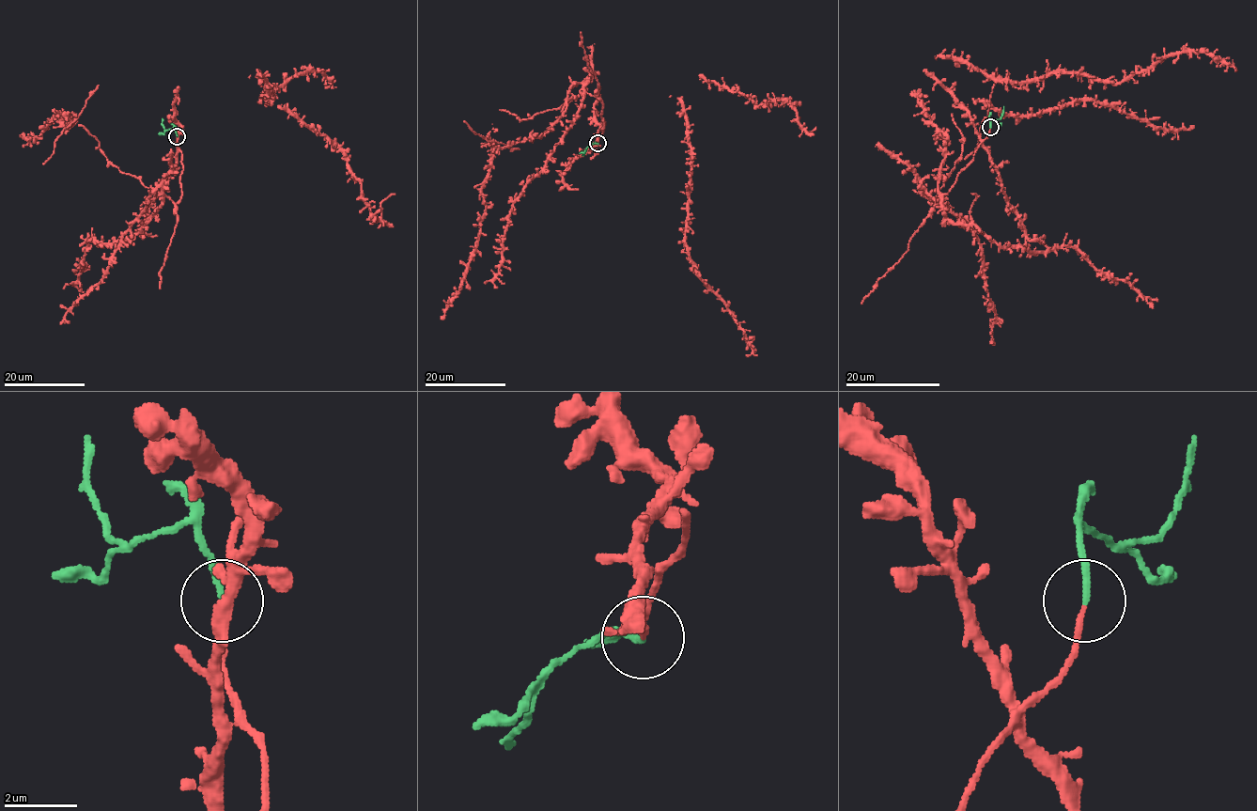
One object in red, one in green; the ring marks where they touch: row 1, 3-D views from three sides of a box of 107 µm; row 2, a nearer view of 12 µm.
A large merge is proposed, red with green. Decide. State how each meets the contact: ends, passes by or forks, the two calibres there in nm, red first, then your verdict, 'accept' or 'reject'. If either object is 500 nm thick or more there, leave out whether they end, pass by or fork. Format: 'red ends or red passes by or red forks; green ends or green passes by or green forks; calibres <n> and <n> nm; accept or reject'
red ends; green ends; calibres 150 and 180 nm; reject

